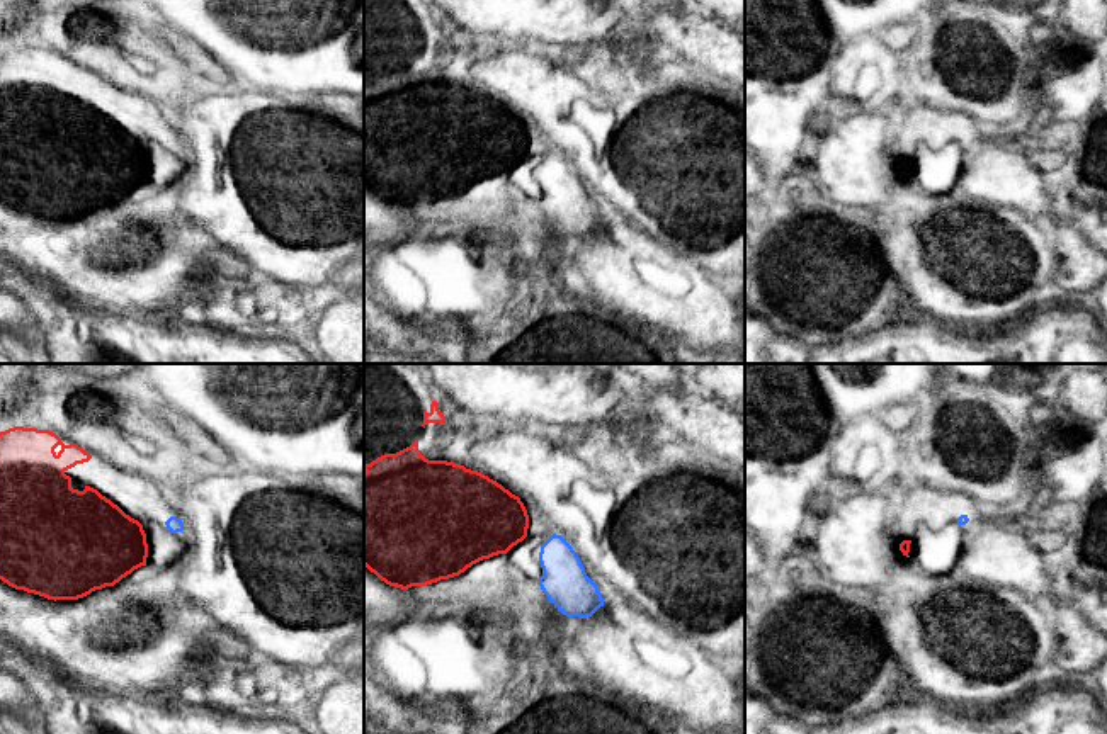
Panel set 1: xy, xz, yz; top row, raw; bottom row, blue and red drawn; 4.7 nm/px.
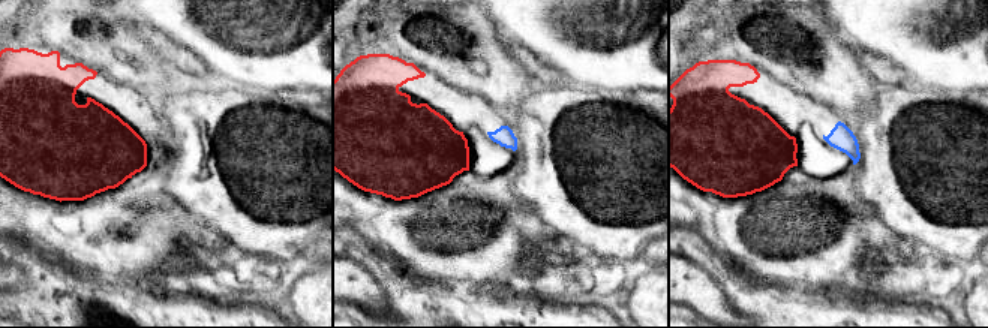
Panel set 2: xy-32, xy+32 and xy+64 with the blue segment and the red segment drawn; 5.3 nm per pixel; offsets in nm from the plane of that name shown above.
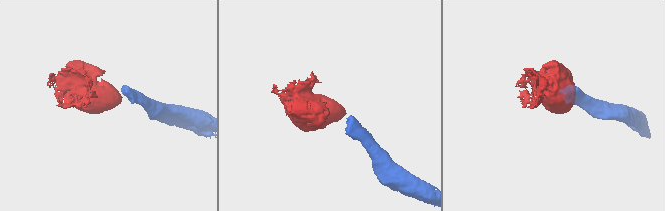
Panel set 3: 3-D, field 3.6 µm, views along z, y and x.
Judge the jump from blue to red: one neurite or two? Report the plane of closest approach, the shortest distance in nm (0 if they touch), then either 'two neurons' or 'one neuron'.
nearest in xz; 90 nm apart; one neuron

